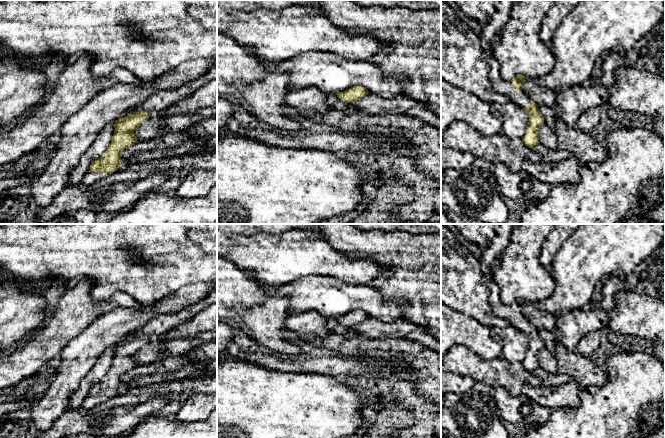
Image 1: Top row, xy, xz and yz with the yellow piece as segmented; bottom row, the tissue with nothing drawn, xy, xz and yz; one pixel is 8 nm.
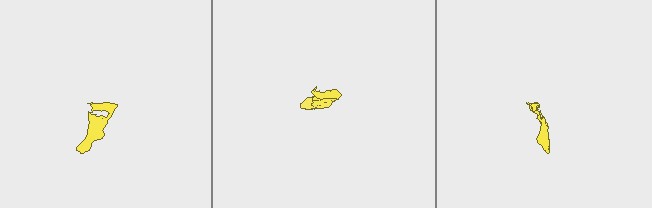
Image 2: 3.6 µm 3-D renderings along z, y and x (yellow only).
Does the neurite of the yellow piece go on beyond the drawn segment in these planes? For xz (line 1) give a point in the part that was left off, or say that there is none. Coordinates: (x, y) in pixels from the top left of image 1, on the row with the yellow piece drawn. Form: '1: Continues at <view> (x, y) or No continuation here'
1: No continuation here

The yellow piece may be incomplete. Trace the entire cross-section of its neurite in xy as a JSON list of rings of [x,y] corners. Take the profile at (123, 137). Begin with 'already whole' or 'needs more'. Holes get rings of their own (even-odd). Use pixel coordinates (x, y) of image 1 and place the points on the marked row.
needs more; [[[134,112],[131,116],[122,116],[115,121],[115,130],[111,143],[103,155],[95,160],[90,170],[83,176],[81,186],[90,187],[115,172],[121,165],[122,151],[139,143],[134,131],[150,117],[148,112]]]

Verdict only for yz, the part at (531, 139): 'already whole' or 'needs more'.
needs more

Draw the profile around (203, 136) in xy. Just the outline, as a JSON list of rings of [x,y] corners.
[[[217,116],[190,126],[184,133],[188,133],[190,136],[175,149],[161,151],[142,148],[140,153],[122,161],[121,165],[217,149]]]

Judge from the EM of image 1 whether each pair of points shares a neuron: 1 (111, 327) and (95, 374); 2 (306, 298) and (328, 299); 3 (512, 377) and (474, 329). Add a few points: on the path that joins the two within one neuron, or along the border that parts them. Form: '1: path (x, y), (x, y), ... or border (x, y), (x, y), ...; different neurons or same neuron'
1: border (114, 345), (108, 346), (89, 370); different neurons
2: path (311, 298), (323, 298); same neuron
3: border (468, 349), (489, 361); different neurons

